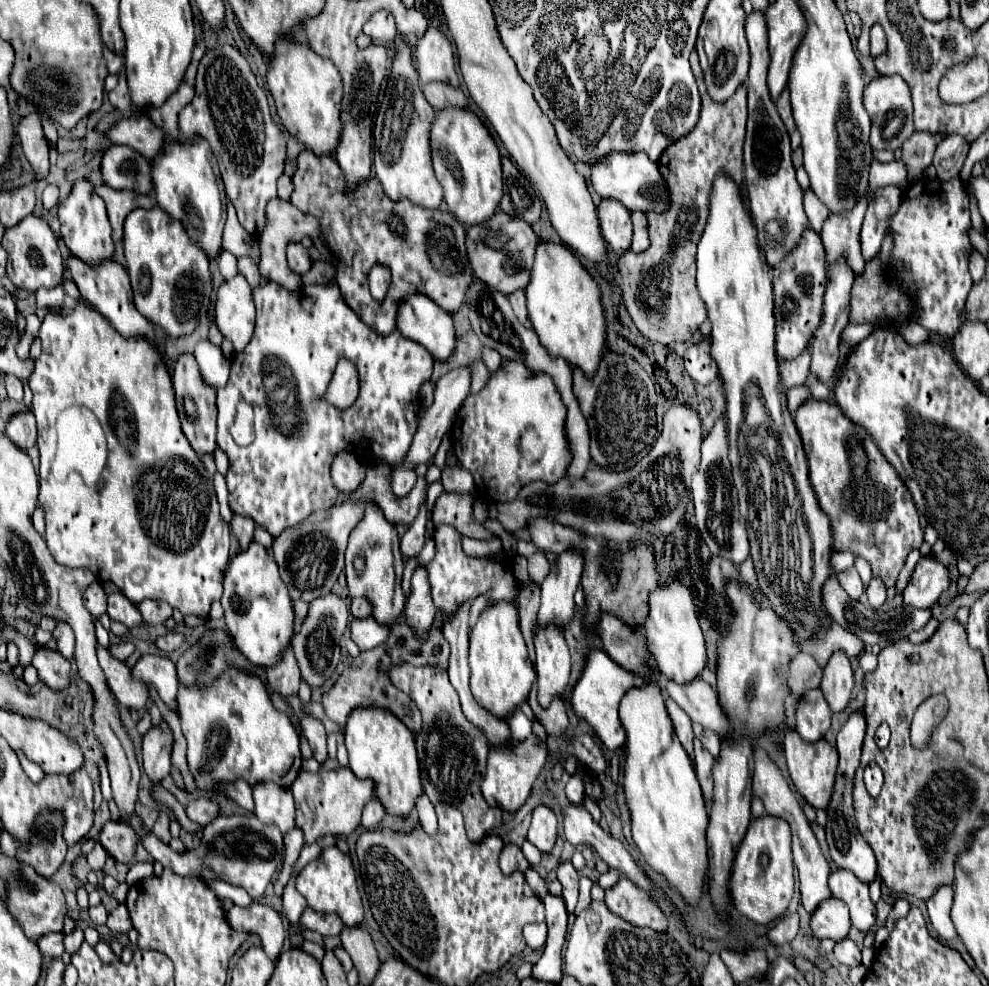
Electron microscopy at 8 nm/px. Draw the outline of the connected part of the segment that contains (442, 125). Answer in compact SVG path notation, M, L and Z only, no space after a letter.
M459 107L437 111L431 127L431 157L449 211L465 225L487 221L503 197L503 181L501 155L483 121L475 113Z

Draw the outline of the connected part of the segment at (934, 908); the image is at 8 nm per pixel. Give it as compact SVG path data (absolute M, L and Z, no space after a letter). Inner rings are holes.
M941 885L927 901L927 911L929 911L929 919L931 925L935 927L935 931L943 937L943 939L953 939L955 927L951 923L949 911L951 911L951 903L953 903L953 887L951 885Z

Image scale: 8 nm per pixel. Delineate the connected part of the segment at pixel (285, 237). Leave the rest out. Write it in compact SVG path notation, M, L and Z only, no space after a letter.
M279 197L271 199L267 203L267 215L269 215L269 223L265 223L265 231L261 231L259 235L259 275L261 279L267 281L275 281L279 285L283 285L285 289L291 289L291 269L287 265L286 247L289 241L301 241L303 237L310 237L314 246L321 257L329 256L329 249L325 245L325 241L319 235L319 225L317 219L313 219L311 215L299 211L297 207L293 207L289 201L283 201Z

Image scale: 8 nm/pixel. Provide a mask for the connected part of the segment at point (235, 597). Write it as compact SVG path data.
M251 543L247 551L239 551L227 565L223 575L223 597L227 629L237 649L255 665L271 667L279 661L283 647L293 637L293 605L287 587L281 581L275 559L259 543Z

